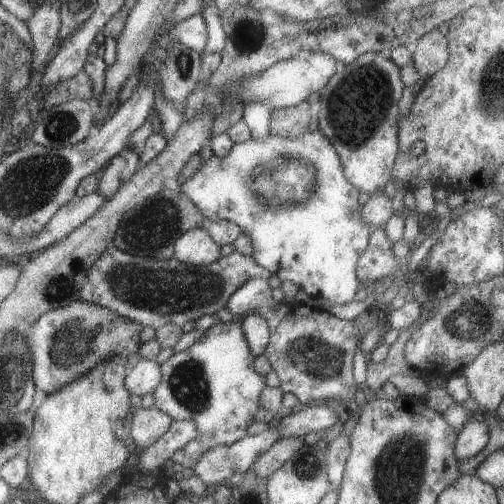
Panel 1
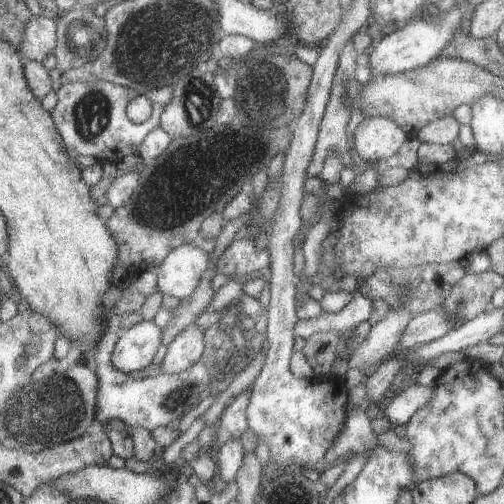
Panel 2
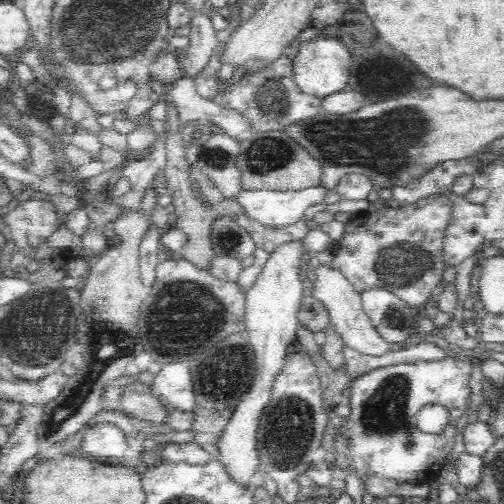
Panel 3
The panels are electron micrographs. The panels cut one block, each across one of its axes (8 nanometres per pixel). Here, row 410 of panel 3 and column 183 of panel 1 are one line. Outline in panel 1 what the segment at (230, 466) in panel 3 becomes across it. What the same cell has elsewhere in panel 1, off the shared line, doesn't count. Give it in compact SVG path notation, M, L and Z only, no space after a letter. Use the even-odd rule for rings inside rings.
M203 226L185 232L175 244L175 260L189 266L209 266L221 258L219 242L215 242L211 232Z

